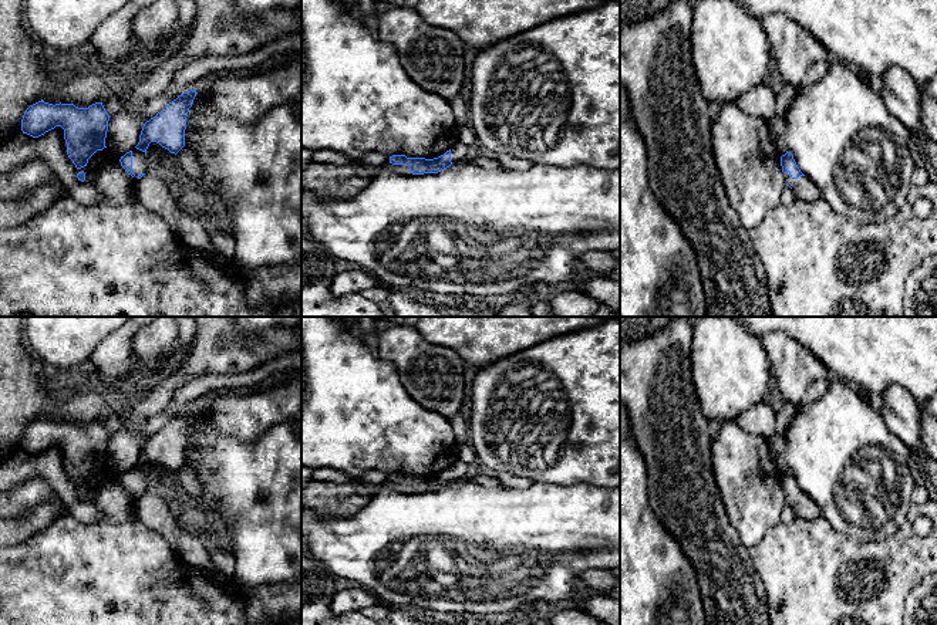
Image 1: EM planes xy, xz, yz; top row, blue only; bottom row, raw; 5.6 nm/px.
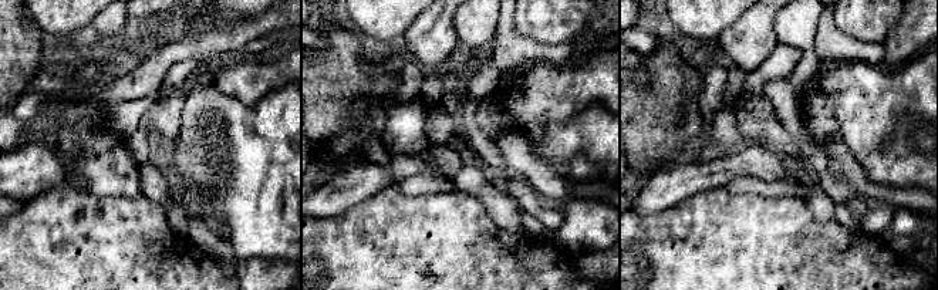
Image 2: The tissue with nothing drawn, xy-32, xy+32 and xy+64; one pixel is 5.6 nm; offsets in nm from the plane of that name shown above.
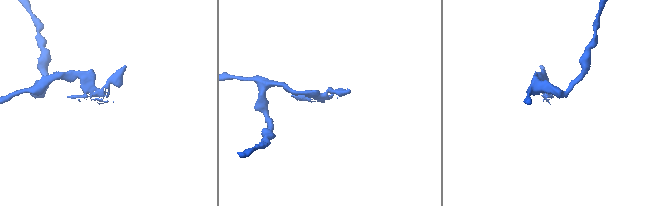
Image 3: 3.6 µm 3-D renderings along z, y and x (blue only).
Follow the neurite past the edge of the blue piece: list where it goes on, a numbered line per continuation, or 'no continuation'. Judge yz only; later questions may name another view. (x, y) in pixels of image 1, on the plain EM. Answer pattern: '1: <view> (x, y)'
1: yz (804, 506)

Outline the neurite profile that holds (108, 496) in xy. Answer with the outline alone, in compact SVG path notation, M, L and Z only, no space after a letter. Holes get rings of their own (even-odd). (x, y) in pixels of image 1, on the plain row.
M104 466L97 469L78 490L88 489L90 504L101 514L101 523L132 523L136 520L136 499L121 484L119 474Z

